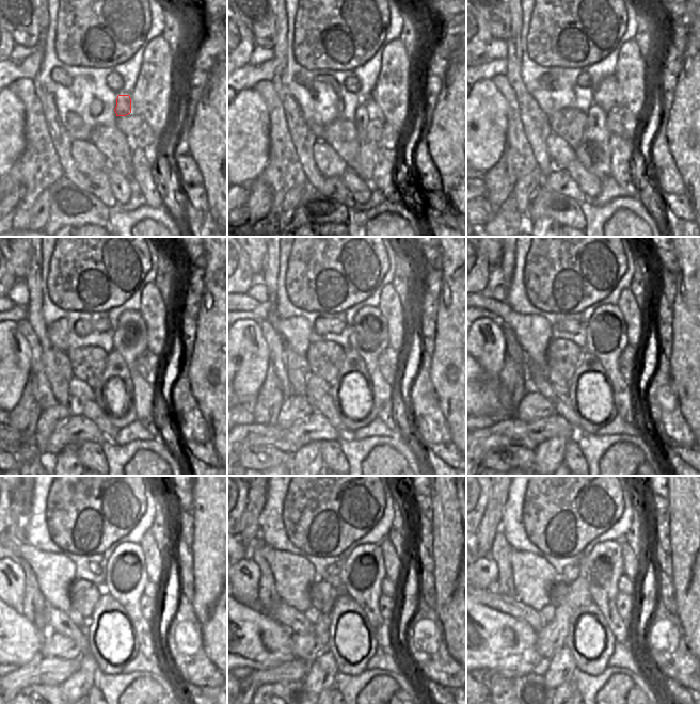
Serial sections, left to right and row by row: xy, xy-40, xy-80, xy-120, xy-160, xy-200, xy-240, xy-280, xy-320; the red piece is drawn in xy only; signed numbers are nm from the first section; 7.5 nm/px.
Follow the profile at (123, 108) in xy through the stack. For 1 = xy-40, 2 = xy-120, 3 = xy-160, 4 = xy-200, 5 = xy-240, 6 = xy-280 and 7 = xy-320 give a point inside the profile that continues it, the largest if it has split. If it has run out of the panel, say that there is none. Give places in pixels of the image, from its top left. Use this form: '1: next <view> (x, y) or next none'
1: next xy-40 (363, 163)
2: next xy-120 (113, 394)
3: next xy-160 (351, 392)
4: next xy-200 (590, 393)
5: next xy-240 (113, 643)
6: next xy-280 (352, 641)
7: next xy-320 (590, 640)

